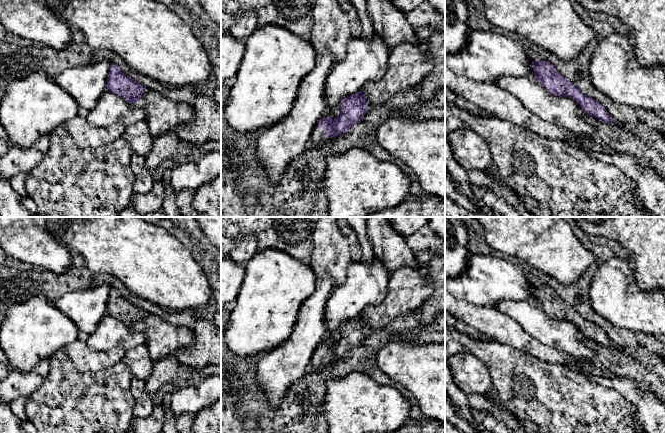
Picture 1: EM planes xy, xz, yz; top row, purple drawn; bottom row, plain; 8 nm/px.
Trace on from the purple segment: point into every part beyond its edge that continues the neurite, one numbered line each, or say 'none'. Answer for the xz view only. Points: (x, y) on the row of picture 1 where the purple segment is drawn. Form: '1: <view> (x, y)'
1: xz (318, 135)

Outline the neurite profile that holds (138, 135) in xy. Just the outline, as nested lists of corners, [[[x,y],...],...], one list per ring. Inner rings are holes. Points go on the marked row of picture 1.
[[[146,120],[127,126],[122,138],[130,144],[133,153],[139,156],[145,158],[151,151],[153,137]]]

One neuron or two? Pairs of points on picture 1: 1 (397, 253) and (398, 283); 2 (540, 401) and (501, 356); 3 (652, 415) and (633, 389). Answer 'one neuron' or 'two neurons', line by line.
1: two neurons
2: one neuron
3: one neuron

